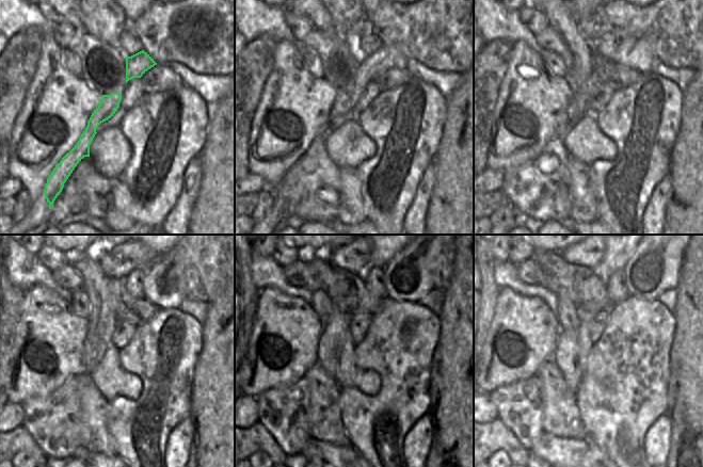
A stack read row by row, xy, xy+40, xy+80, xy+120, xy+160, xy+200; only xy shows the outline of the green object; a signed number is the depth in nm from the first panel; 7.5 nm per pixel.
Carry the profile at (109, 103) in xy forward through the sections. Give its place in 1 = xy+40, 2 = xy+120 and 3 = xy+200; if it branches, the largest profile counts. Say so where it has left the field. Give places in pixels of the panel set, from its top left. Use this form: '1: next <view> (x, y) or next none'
1: next xy+40 (387, 58)
2: next xy+120 (160, 288)
3: next xy+200 (653, 269)

